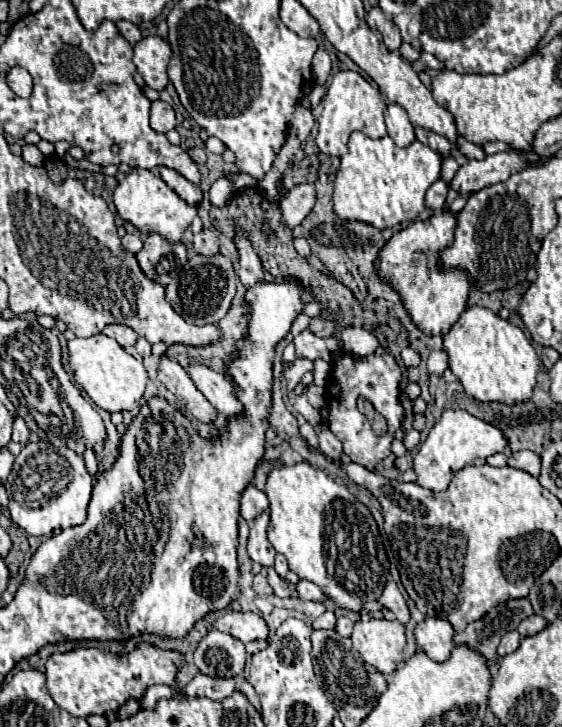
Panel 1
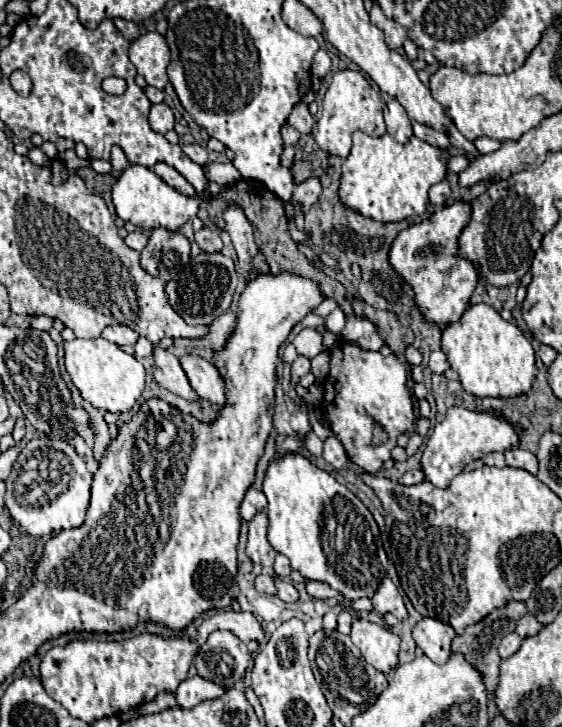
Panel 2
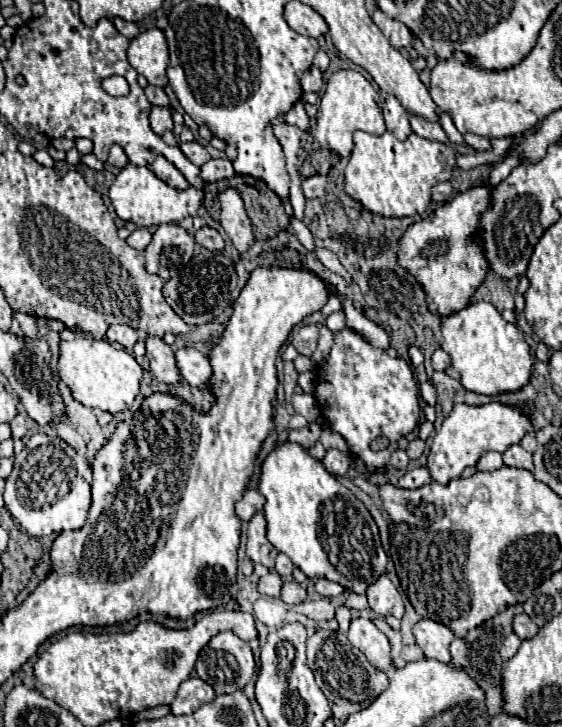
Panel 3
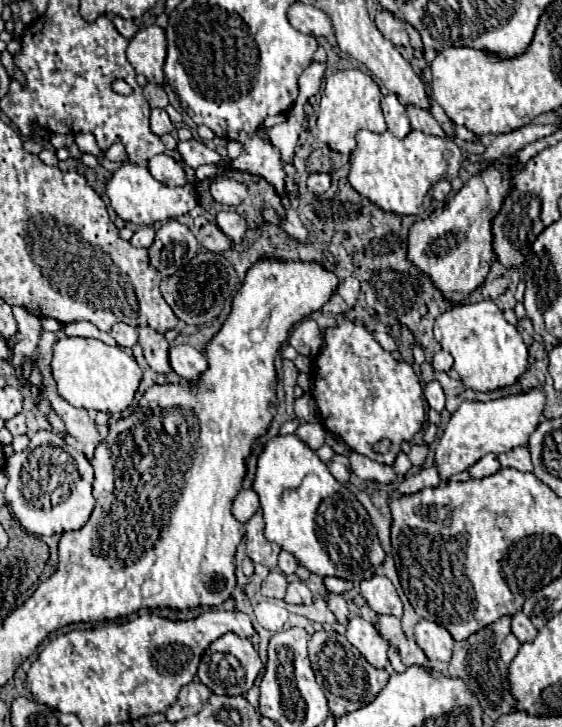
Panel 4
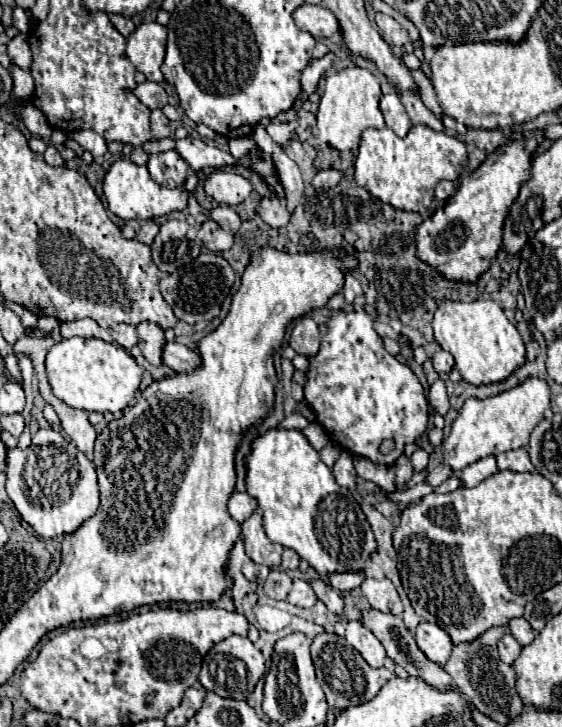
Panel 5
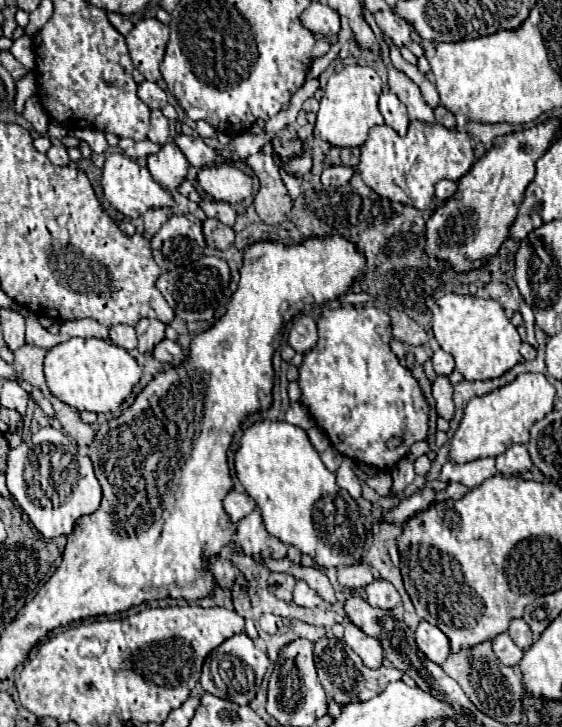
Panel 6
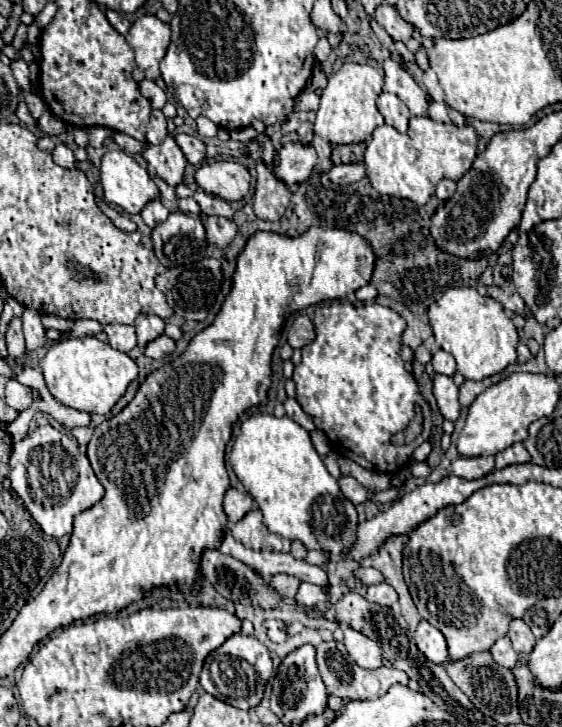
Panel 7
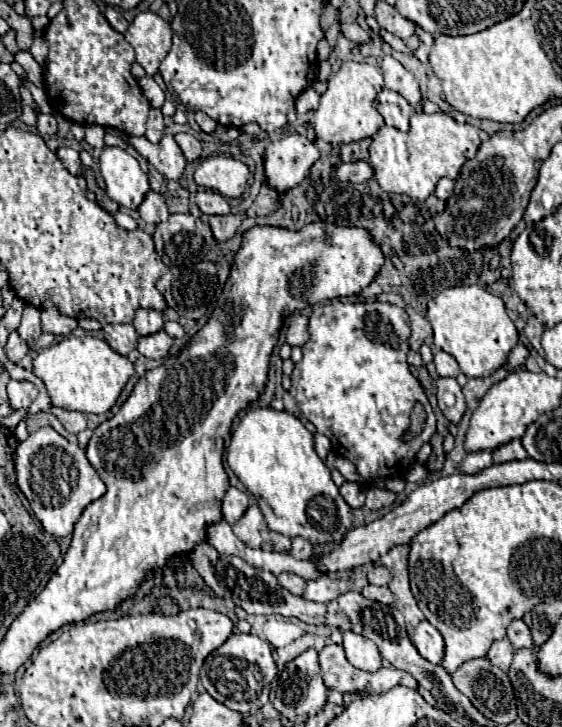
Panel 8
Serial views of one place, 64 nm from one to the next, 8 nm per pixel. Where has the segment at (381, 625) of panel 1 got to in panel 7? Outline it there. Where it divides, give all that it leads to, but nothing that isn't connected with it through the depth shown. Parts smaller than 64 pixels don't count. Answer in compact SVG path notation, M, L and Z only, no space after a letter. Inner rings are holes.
M344 628L344 646L348 654L356 660L356 664L360 664L360 668L376 670L382 666L380 644L376 640L370 640L368 636L352 628Z

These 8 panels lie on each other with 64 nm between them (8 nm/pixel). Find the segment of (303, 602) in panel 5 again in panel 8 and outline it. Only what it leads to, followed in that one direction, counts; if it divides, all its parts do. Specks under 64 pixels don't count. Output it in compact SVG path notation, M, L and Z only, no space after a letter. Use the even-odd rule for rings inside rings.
M322 574L316 580L308 580L306 590L304 590L304 598L312 600L312 602L324 602L324 604L328 604L328 602L336 600L338 596L340 596L338 584L328 574Z

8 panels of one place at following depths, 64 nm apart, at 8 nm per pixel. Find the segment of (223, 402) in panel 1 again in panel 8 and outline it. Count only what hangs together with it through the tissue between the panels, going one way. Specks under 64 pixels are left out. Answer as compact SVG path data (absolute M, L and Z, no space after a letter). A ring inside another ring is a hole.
M160 330L154 332L152 336L140 336L136 350L146 358L162 358L168 354L170 346L172 346L172 338L164 330Z

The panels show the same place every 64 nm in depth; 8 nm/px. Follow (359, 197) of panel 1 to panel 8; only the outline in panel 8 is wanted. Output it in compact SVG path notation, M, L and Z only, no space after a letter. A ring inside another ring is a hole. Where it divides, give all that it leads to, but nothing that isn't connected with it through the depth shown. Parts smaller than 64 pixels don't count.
M414 112L408 132L388 126L378 130L370 144L370 164L382 190L426 200L430 194L434 194L434 188L442 176L458 176L462 164L468 158L474 158L478 146L480 128L472 124L460 124L446 112Z

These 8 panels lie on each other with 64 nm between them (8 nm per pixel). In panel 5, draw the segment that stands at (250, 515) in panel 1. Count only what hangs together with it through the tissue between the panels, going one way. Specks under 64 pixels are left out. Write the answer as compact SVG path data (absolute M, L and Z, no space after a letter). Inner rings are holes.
M234 492L228 500L228 512L236 522L244 522L256 510L256 506L256 500L246 492Z

